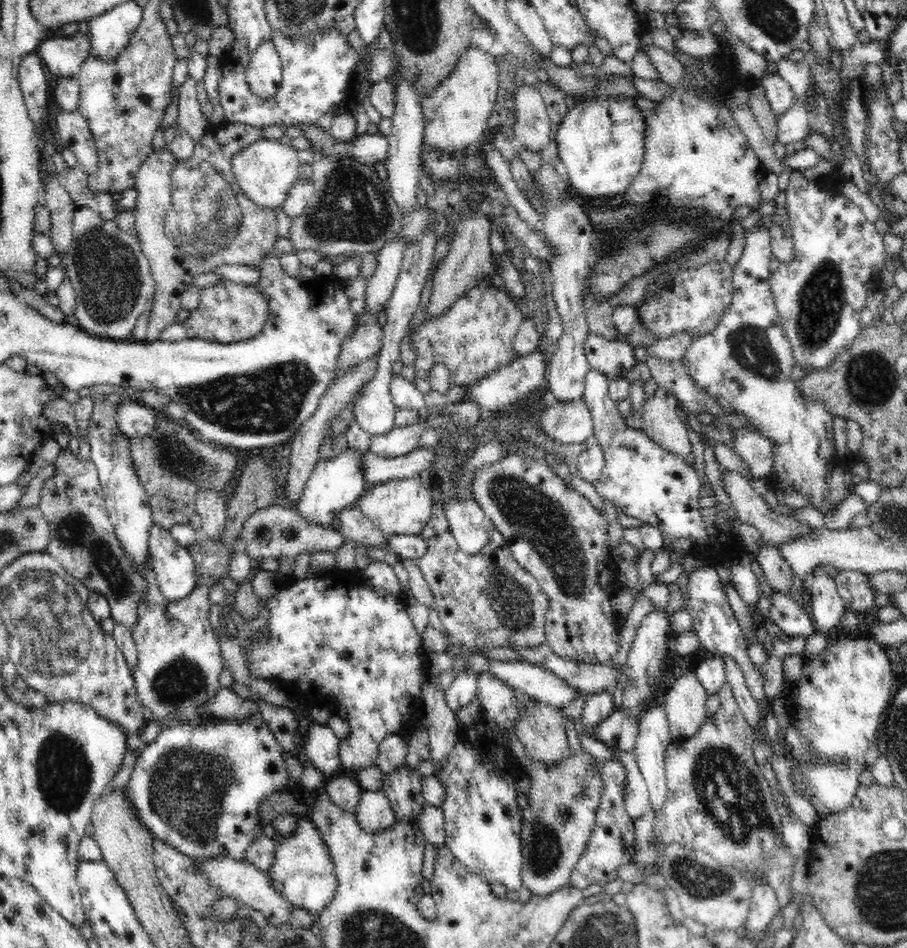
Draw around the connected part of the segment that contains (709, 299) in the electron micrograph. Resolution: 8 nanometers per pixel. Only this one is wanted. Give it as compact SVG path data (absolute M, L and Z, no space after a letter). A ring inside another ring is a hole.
M725 260L695 269L682 268L675 274L668 290L662 290L635 306L636 316L646 331L651 330L660 339L688 331L694 340L717 327L723 312L730 306L734 289L733 267Z

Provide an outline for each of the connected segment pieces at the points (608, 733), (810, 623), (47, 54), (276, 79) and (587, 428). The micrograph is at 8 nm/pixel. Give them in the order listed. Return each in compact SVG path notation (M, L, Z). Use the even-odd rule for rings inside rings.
M624 709L612 711L596 728L585 730L584 734L602 742L608 748L634 751L639 733L638 721L634 721Z
M773 590L770 595L772 607L768 621L773 620L788 637L805 636L815 632L814 619L810 612L806 612L798 601L793 600L788 594Z
M79 32L70 37L53 37L42 42L36 53L55 81L76 76L82 64L90 58L90 38Z
M265 41L251 55L246 69L246 82L250 91L262 99L275 95L282 80L282 62L276 47Z
M580 398L580 402L570 402L570 404L569 402L561 404L561 402L550 401L540 416L539 422L542 424L542 437L550 437L556 443L581 444L594 437L594 422L584 398Z

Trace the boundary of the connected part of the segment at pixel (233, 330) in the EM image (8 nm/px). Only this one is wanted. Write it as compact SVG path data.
M221 279L208 288L200 289L198 306L190 311L190 315L183 325L186 327L188 338L232 344L240 340L254 338L262 330L268 312L270 312L268 297L262 295L258 283L244 286L227 279Z

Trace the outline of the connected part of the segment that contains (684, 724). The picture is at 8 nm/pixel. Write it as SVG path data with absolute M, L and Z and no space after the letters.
M694 669L676 678L667 689L664 708L671 738L689 739L706 720L708 691L701 685Z

